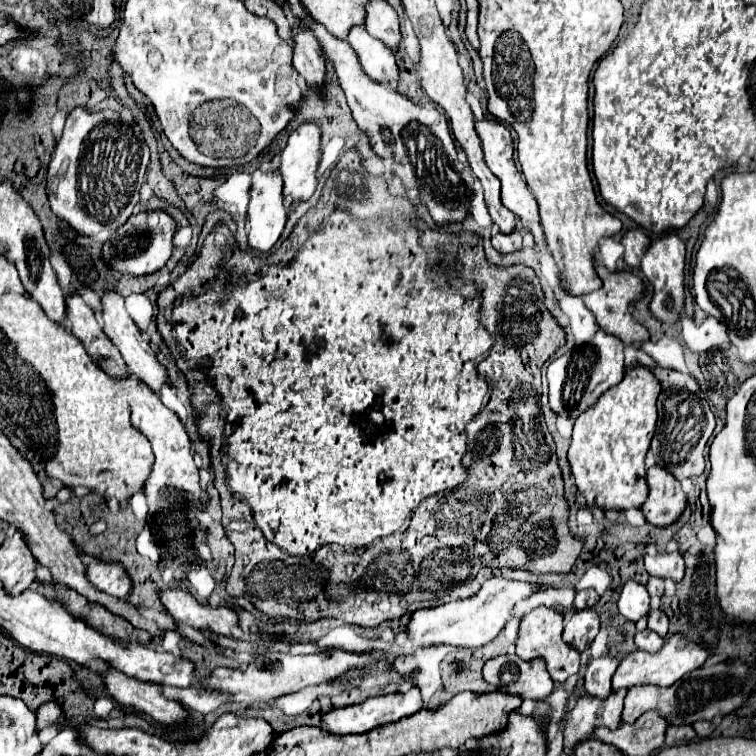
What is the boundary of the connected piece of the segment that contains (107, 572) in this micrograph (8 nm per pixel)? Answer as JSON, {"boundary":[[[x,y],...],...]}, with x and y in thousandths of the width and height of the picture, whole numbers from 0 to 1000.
{"boundary":[[[123,743],[115,749],[115,767],[134,783],[165,791],[173,780],[173,765],[160,743]]]}

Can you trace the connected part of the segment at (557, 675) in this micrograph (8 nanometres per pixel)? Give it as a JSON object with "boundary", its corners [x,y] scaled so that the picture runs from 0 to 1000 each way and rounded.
{"boundary":[[[713,802],[692,815],[689,831],[687,831],[687,847],[684,847],[684,868],[692,873],[718,870],[731,902],[739,902],[739,905],[747,902],[755,892],[761,892],[766,886],[766,862],[761,862],[761,857],[745,852],[742,836],[745,836],[745,815],[731,804]]]}

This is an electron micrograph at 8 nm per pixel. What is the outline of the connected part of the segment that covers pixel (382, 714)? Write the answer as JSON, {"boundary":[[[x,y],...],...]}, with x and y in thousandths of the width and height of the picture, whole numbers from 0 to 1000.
{"boundary":[[[546,907],[538,915],[504,918],[504,921],[485,923],[478,931],[467,931],[467,934],[459,934],[459,937],[440,939],[440,942],[427,947],[427,955],[430,955],[430,966],[435,966],[438,971],[448,971],[448,974],[454,974],[454,971],[480,971],[480,968],[488,968],[488,966],[493,966],[499,960],[517,958],[517,955],[525,955],[525,952],[530,952],[536,947],[544,947],[544,944],[554,942],[557,937],[560,937],[560,923],[554,918],[554,910]]]}

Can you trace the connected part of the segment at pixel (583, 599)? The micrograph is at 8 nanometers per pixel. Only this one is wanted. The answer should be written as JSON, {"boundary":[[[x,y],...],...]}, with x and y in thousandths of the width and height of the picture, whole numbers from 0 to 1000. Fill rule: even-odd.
{"boundary":[[[769,780],[761,786],[758,804],[761,807],[776,807],[776,804],[784,804],[790,794],[792,794],[792,786],[787,780]]]}

